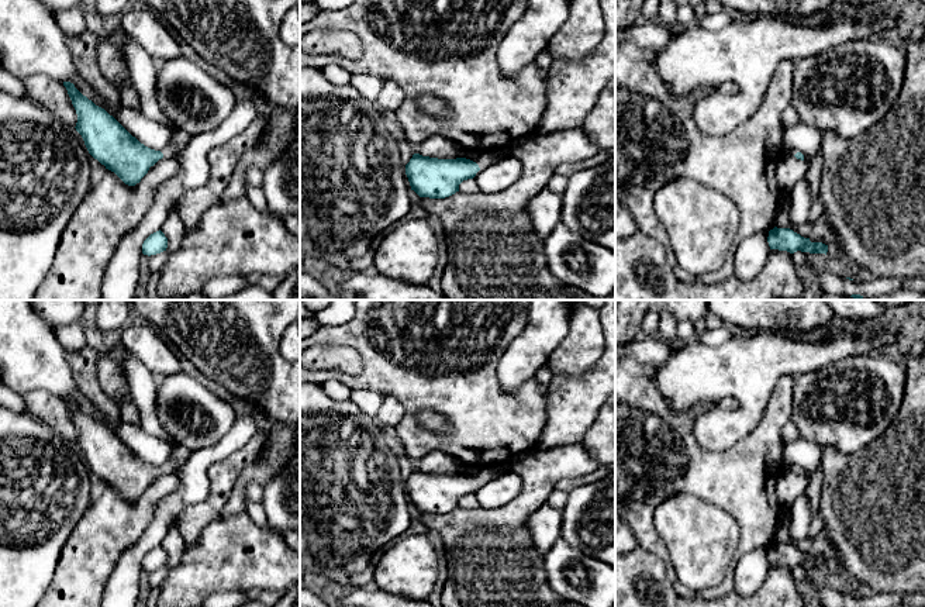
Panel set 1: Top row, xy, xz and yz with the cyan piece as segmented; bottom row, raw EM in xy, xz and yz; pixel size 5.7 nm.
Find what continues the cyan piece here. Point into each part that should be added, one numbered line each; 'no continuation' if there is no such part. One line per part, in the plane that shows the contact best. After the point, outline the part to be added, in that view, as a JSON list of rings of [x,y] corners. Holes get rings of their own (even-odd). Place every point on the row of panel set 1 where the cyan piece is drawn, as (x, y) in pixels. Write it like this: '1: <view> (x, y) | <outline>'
1: xz (485, 159) | [[[482,152],[476,163],[479,165],[480,169],[484,169],[503,158],[505,158],[505,155],[489,155],[489,154]]]

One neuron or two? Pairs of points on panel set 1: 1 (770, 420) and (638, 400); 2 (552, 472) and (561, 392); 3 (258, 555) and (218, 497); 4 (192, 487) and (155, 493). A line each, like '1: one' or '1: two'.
1: one
2: two
3: two
4: two

